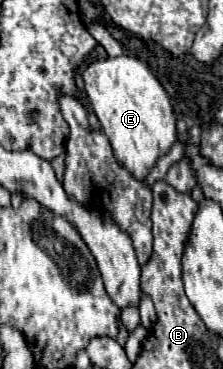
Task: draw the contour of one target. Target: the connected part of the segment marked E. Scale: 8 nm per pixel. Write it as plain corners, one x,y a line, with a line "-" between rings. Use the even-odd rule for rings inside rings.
131,56
87,60
81,70
81,76
91,108
99,118
101,130
113,146
117,162
127,168
137,180
145,180
147,170
177,140
173,106
161,82
147,68
147,64

